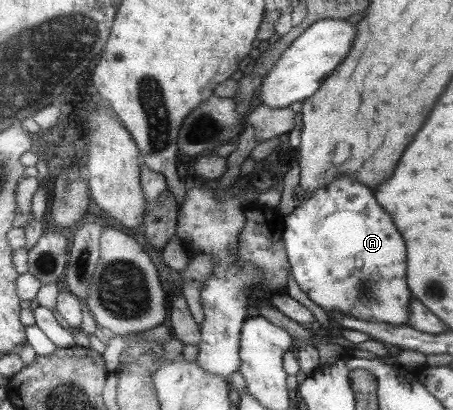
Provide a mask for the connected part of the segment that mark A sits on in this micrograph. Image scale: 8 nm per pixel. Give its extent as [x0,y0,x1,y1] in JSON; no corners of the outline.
[286,177,409,326]

